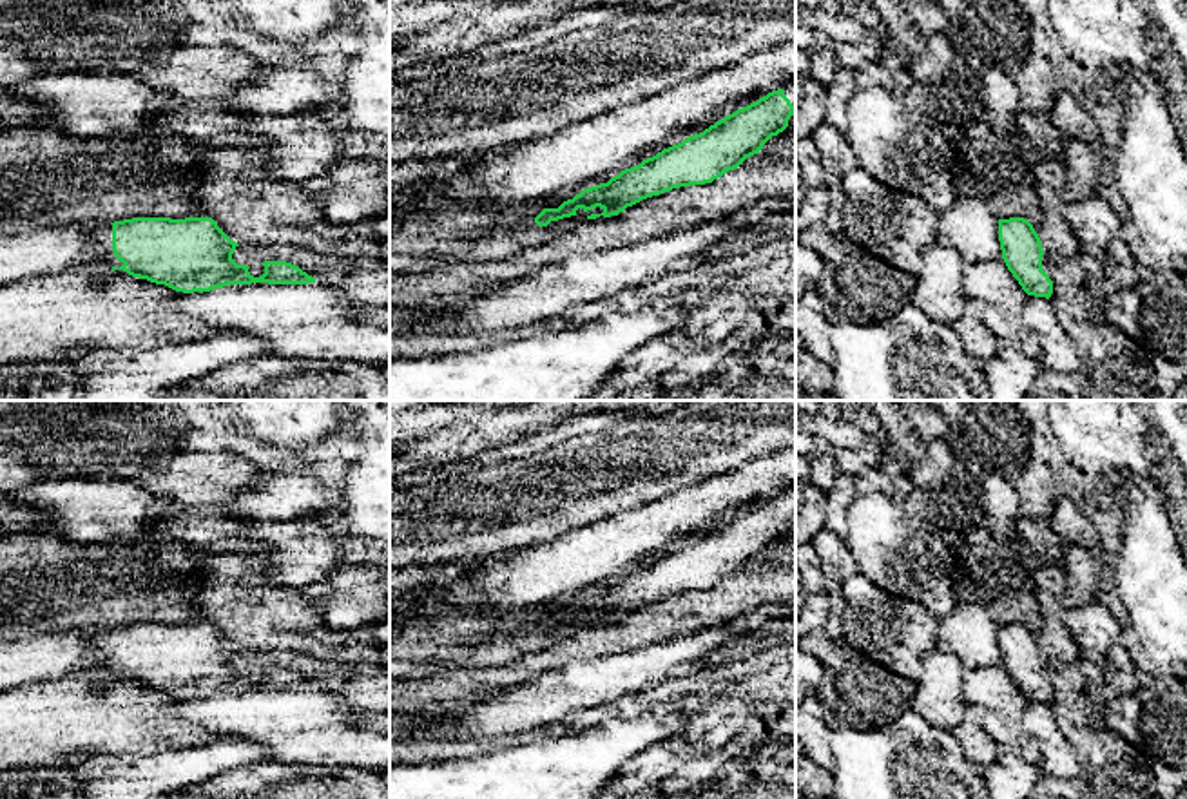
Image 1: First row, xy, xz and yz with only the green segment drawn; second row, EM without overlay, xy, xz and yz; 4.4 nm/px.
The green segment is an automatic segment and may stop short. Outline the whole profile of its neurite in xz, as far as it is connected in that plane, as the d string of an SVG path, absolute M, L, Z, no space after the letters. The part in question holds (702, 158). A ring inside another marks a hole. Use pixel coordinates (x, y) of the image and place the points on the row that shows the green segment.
M796 82L738 109L640 165L622 170L607 183L584 188L558 208L544 208L535 223L547 226L551 221L576 216L578 208L587 212L596 207L603 212L591 214L587 219L611 217L672 188L712 183L738 168L747 158L759 154L772 136L788 127L792 114L796 114Z

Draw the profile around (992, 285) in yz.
M1004 261L964 265L962 290L982 308L986 326L1000 344L1013 346L1031 359L1038 359L1040 344L1035 332L1024 322L1022 308L1029 297Z

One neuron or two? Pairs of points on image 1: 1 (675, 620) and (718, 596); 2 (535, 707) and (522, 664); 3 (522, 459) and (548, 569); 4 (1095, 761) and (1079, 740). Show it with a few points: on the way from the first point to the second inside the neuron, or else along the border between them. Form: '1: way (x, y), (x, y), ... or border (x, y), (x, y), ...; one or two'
1: way (685, 613), (707, 607); one
2: border (539, 674), (499, 693); two
3: border (580, 526), (553, 539), (510, 551); two
4: way (1095, 756), (1084, 745); one

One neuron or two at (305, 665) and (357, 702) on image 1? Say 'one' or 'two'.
one

